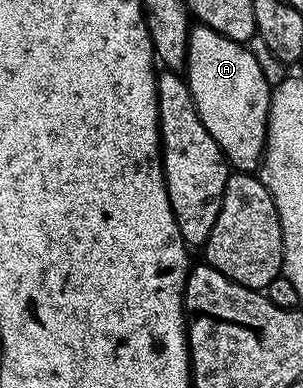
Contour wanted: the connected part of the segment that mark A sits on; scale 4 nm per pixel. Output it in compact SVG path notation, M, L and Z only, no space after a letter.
M202 24L192 25L187 45L185 77L201 116L201 124L205 124L209 136L217 140L223 157L236 171L258 171L263 161L263 150L267 146L267 113L271 110L273 87L265 80L265 72L261 72L261 64L257 64L251 49L244 43L221 36L221 32L213 32L213 28Z

